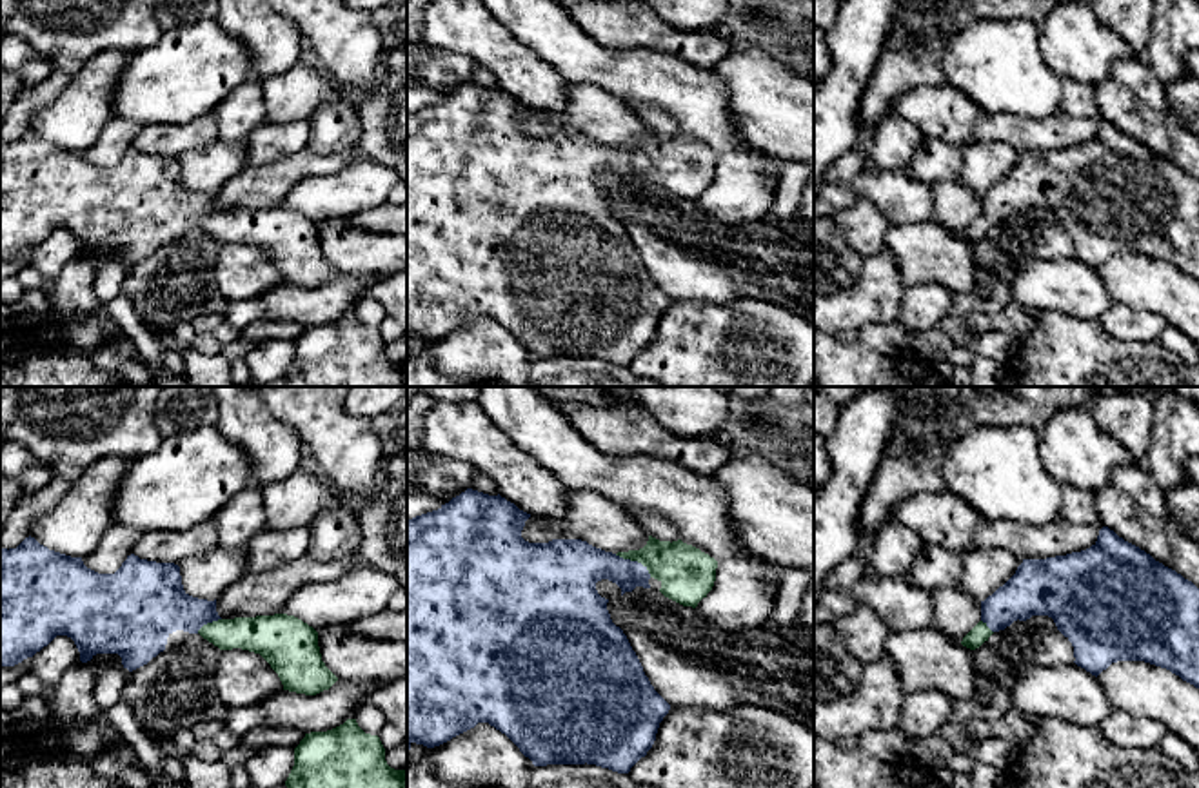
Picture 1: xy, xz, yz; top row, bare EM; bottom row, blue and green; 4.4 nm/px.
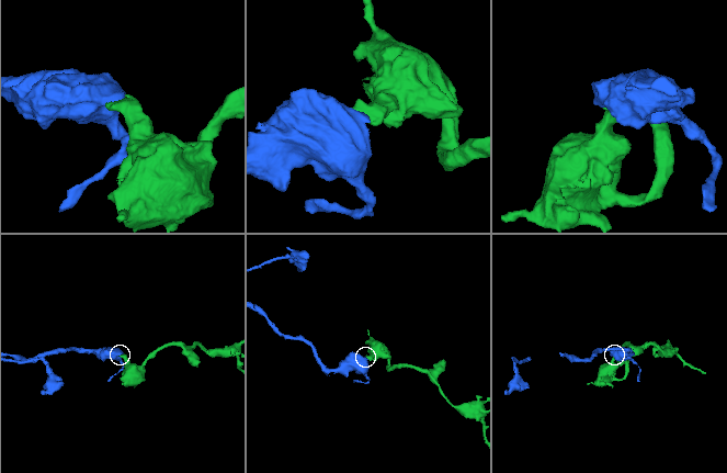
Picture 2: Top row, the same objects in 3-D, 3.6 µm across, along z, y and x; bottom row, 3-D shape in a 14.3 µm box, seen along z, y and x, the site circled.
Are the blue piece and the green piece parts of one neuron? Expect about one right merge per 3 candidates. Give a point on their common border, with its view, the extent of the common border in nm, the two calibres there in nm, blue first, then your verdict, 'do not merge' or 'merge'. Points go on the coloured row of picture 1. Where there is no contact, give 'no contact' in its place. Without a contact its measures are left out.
meets blue in xz at (634, 561); contact 190 nm long; 220 nm thick on the blue side, 240 nm on the other; merge

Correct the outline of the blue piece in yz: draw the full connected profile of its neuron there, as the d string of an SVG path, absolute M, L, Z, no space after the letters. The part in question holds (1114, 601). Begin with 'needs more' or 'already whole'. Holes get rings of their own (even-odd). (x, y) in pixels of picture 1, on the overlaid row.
needs more; M1108 527L1086 550L1023 559L1016 574L981 601L981 621L961 645L976 650L994 632L1032 616L1052 617L1074 646L1074 663L1095 677L1112 663L1144 661L1199 688L1199 588Z

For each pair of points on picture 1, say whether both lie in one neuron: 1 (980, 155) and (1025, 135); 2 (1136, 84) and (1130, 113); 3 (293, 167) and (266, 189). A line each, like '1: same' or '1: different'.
1: different
2: different
3: same

